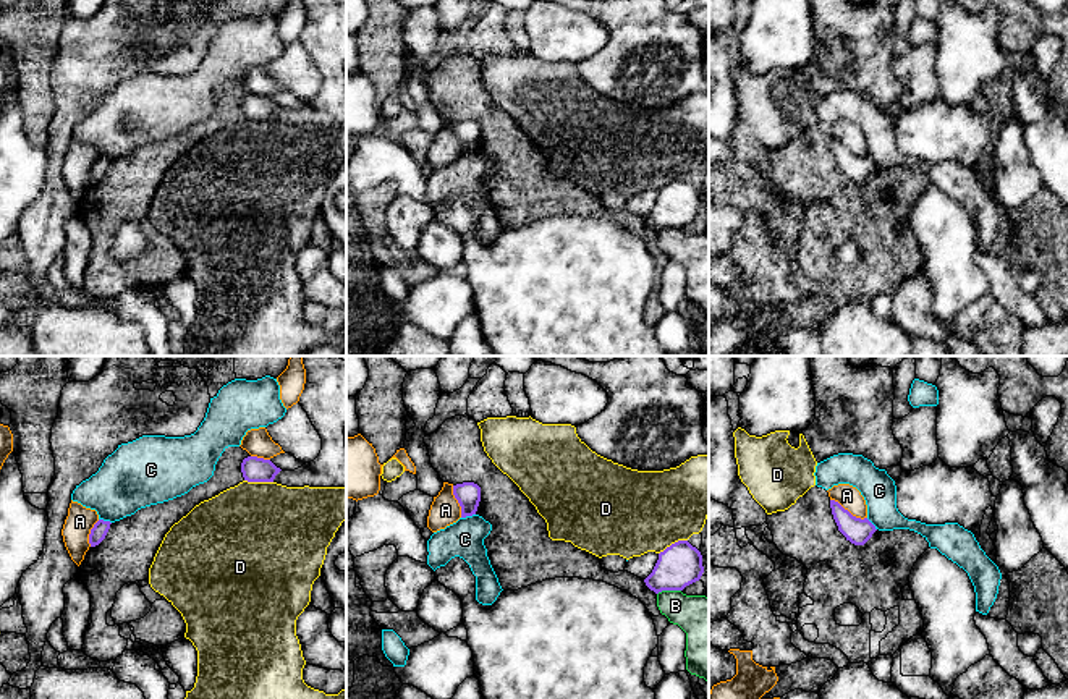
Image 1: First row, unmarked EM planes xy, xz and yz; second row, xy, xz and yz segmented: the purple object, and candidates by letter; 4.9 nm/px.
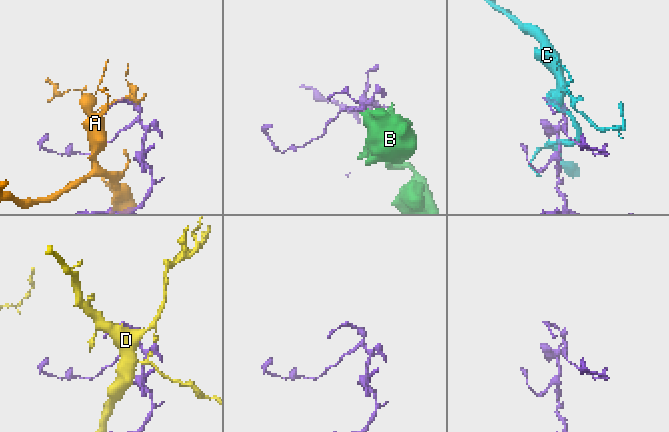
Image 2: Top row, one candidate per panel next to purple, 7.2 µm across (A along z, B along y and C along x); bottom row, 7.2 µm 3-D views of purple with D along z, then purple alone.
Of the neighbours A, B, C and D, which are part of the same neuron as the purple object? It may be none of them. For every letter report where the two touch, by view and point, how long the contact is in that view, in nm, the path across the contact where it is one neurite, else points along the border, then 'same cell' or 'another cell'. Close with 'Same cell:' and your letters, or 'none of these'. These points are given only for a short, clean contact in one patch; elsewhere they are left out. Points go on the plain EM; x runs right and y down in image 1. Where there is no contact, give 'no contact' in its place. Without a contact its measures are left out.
A: yz (847, 148) | 200 nm | another cell
B: xz (669, 227) | 120 nm | another cell
C: xz (468, 152) | 80 nm | another cell
D: xy (259, 118) | 140 nm | another cell
Same cell: none of these

